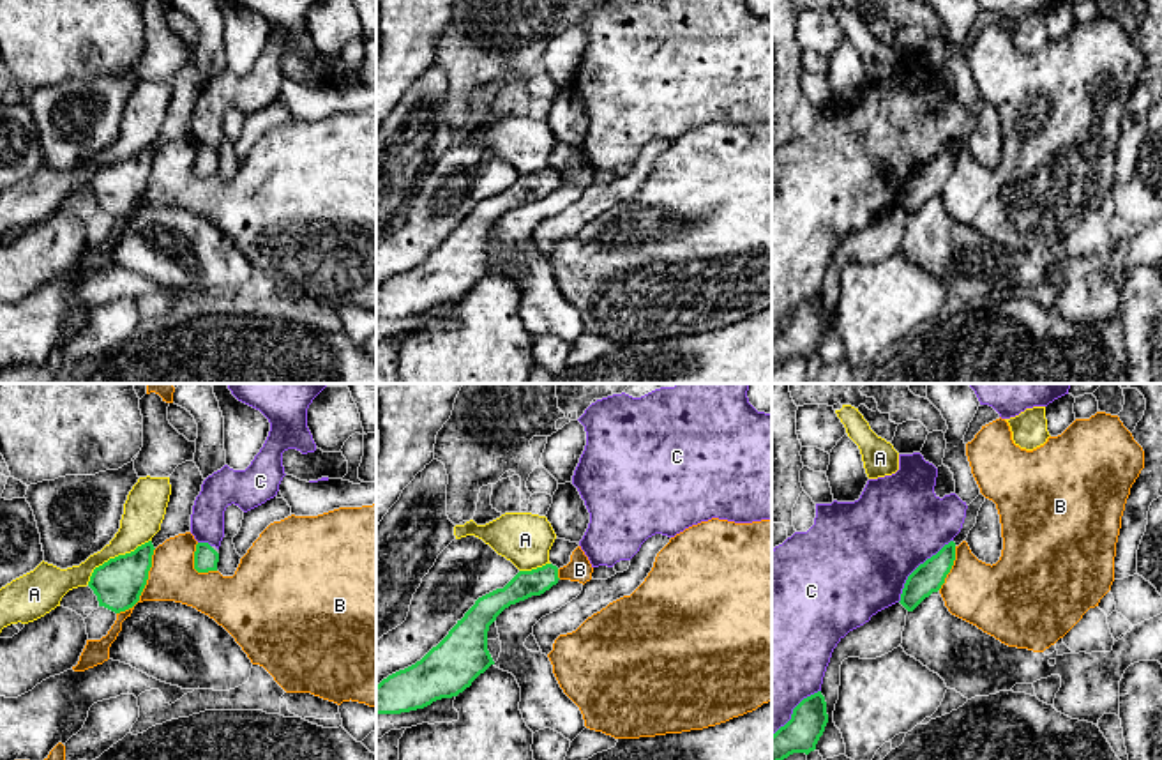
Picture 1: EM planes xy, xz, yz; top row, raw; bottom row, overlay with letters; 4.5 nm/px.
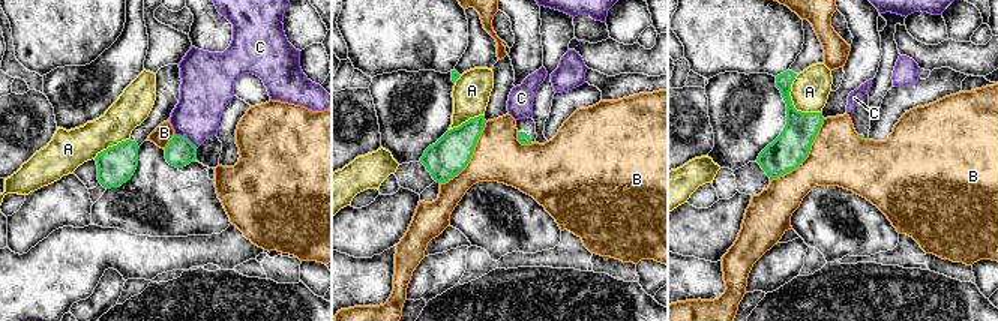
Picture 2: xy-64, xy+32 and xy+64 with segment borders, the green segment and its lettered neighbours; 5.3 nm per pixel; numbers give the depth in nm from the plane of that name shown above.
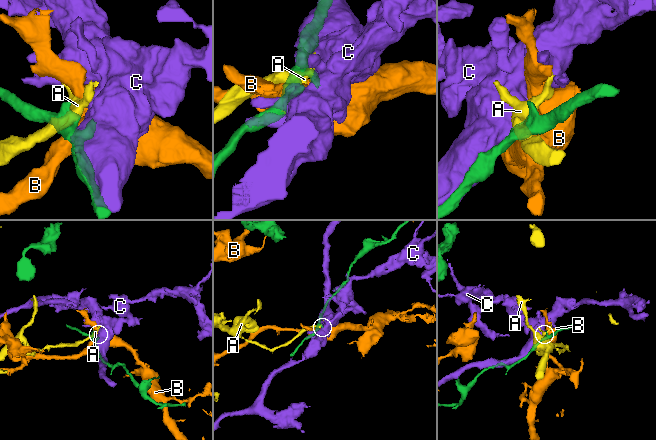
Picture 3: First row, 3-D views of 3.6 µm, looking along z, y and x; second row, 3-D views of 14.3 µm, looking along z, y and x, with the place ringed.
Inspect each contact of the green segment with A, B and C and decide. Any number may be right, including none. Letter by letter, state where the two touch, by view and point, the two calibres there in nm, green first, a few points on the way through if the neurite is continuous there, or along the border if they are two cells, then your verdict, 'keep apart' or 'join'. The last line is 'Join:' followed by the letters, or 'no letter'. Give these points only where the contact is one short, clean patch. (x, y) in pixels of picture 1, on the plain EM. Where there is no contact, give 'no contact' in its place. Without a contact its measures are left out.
A: meets green in xy at (115, 161); 220 nm thick on the green side, 190 nm on the other; keep apart
B: meets green in xy at (145, 188); 220 nm thick on the green side, 220 nm on the other; keep apart
C: meets green in yz at (917, 172); 140 nm thick on the green side, 460 nm on the other; keep apart
Join: no letter

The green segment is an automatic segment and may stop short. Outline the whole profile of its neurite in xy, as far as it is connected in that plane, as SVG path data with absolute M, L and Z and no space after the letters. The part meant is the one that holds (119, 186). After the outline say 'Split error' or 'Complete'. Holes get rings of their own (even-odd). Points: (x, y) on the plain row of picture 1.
M148 145L94 173L88 191L97 200L99 210L120 217L140 205L152 171L154 154L152 145Z. Complete

